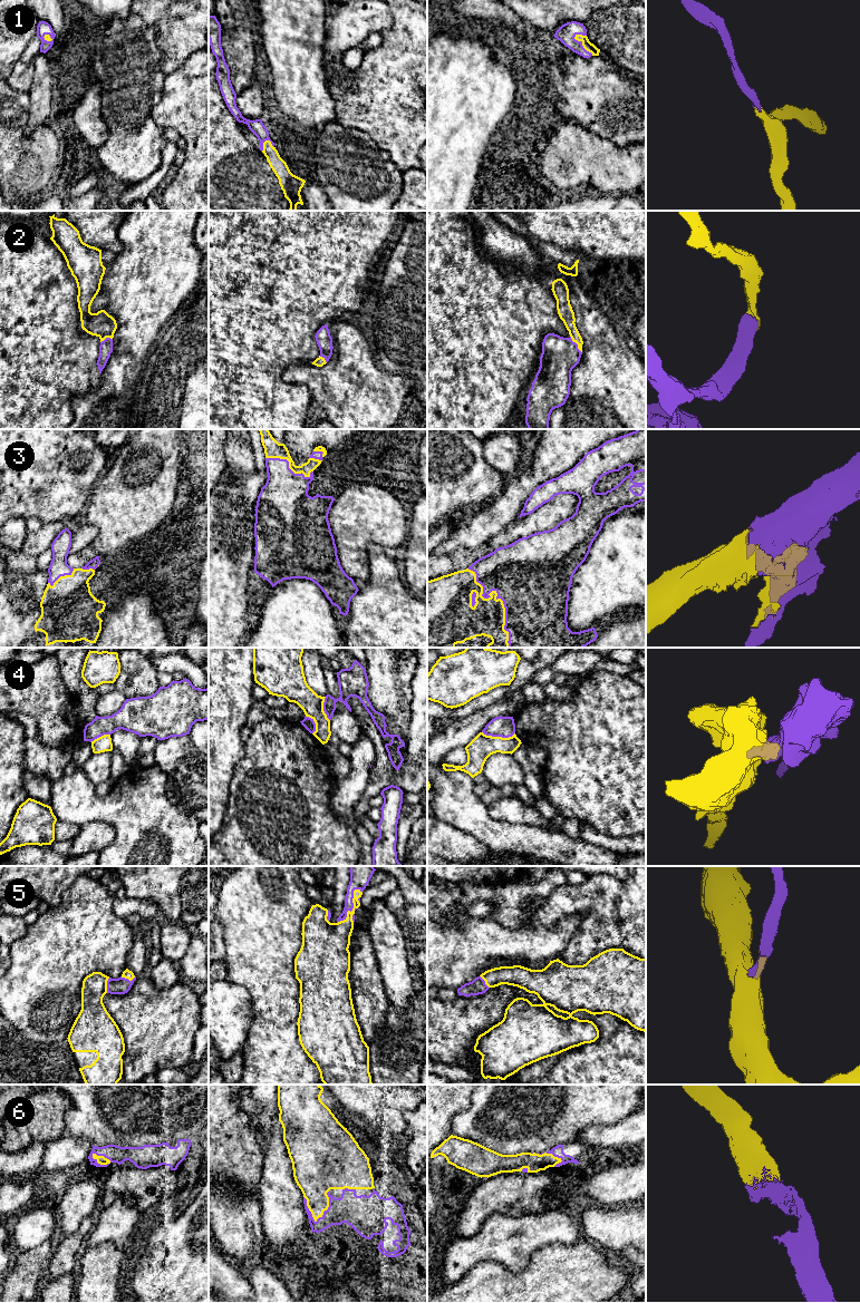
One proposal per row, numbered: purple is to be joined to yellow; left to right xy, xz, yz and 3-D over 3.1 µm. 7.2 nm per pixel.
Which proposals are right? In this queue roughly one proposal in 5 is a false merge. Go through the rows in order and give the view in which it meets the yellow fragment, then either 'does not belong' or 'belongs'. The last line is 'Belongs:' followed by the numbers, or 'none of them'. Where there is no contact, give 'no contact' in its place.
1: yz | belongs
2: yz | belongs
3: yz | belongs
4: yz | does not belong
5: xz | belongs
6: xz | belongs
Belongs: 1, 2, 3, 5, 6

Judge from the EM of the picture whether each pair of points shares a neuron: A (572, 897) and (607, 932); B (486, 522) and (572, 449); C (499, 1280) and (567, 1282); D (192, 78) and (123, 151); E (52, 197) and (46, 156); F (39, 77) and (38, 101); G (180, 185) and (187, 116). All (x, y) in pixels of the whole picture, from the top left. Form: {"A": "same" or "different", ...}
{"A": "same", "B": "same", "C": "same", "D": "different", "E": "different", "F": "same", "G": "same"}

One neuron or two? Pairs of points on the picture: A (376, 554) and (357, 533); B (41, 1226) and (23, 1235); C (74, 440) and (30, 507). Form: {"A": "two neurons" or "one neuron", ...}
{"A": "two neurons", "B": "one neuron", "C": "one neuron"}

